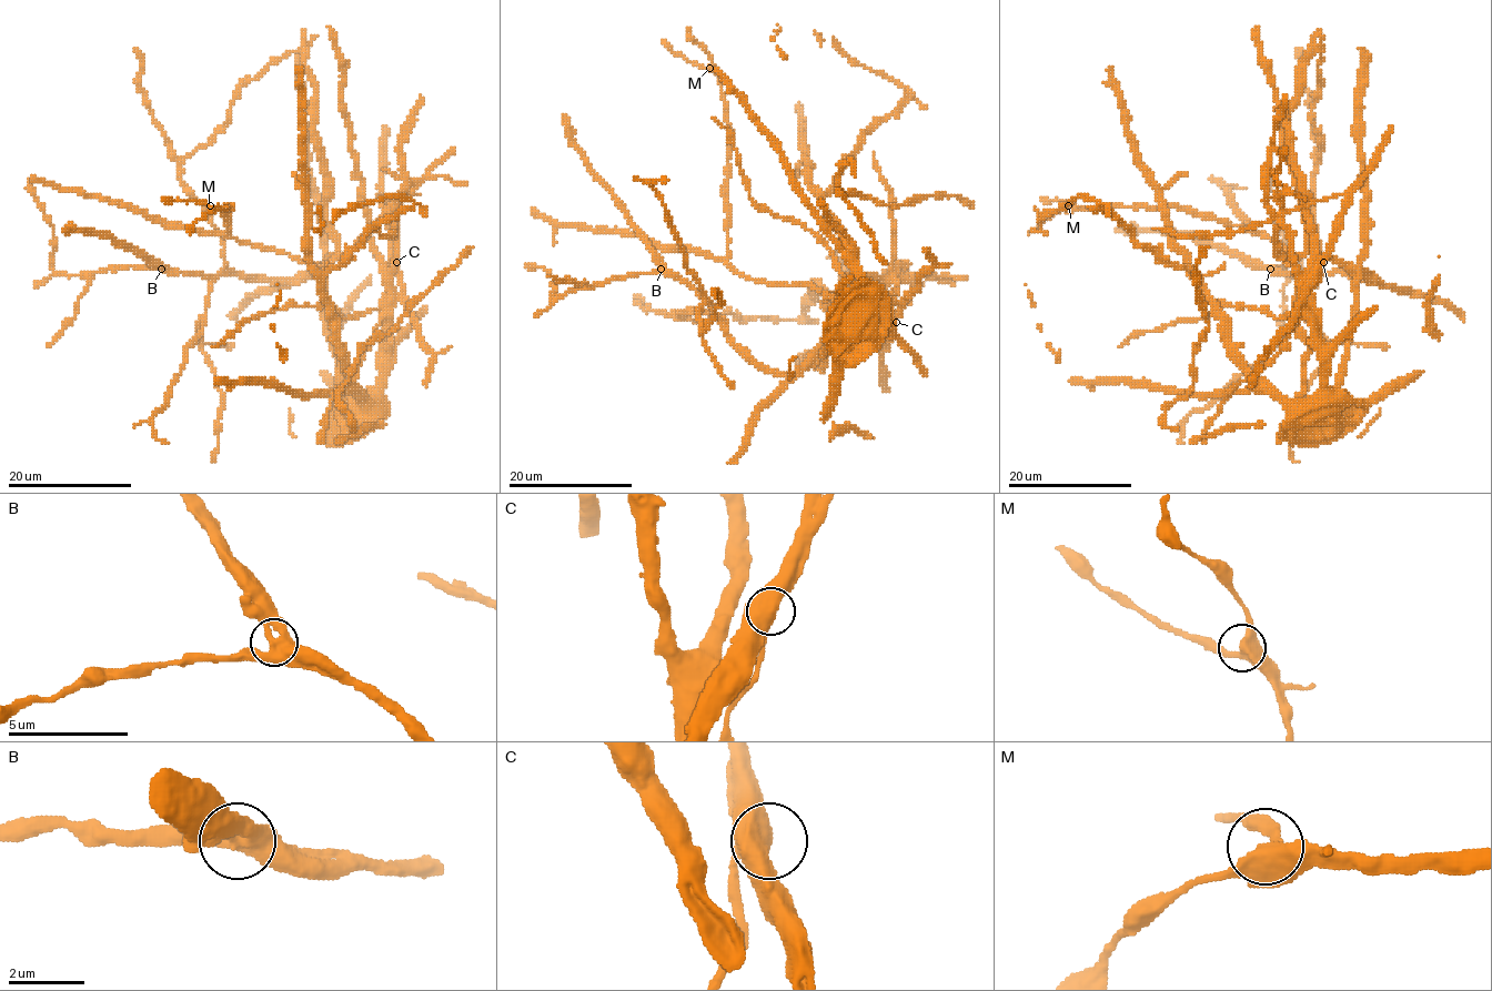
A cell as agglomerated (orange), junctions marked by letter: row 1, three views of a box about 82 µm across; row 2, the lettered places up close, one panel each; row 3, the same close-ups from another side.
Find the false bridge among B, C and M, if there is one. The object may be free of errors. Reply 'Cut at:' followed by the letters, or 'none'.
Cut at: none

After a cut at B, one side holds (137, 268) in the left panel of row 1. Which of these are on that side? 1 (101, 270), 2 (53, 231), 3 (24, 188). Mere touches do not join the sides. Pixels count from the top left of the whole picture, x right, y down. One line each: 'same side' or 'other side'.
1: same side
2: same side
3: same side

